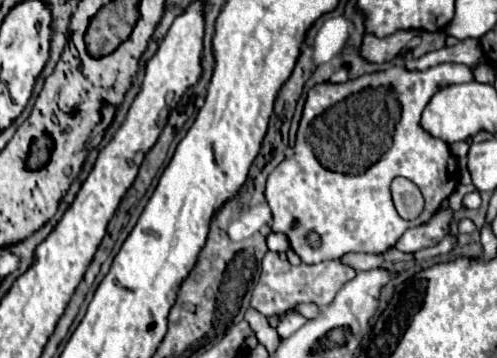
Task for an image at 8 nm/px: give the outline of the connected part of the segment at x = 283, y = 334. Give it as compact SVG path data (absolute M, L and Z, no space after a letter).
M288 312L288 314L284 314L284 318L278 322L276 330L278 330L280 338L288 338L288 336L292 336L292 332L296 332L304 322L306 322L306 318L304 318L302 314L298 314L298 312Z

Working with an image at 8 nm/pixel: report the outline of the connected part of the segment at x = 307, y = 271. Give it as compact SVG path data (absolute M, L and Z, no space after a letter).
M268 252L262 260L262 274L252 292L250 306L264 314L266 318L288 312L292 306L300 302L316 302L318 306L328 306L336 292L356 276L356 270L344 264L340 258L324 260L318 264L298 264L292 266L288 260L280 260L276 252Z

